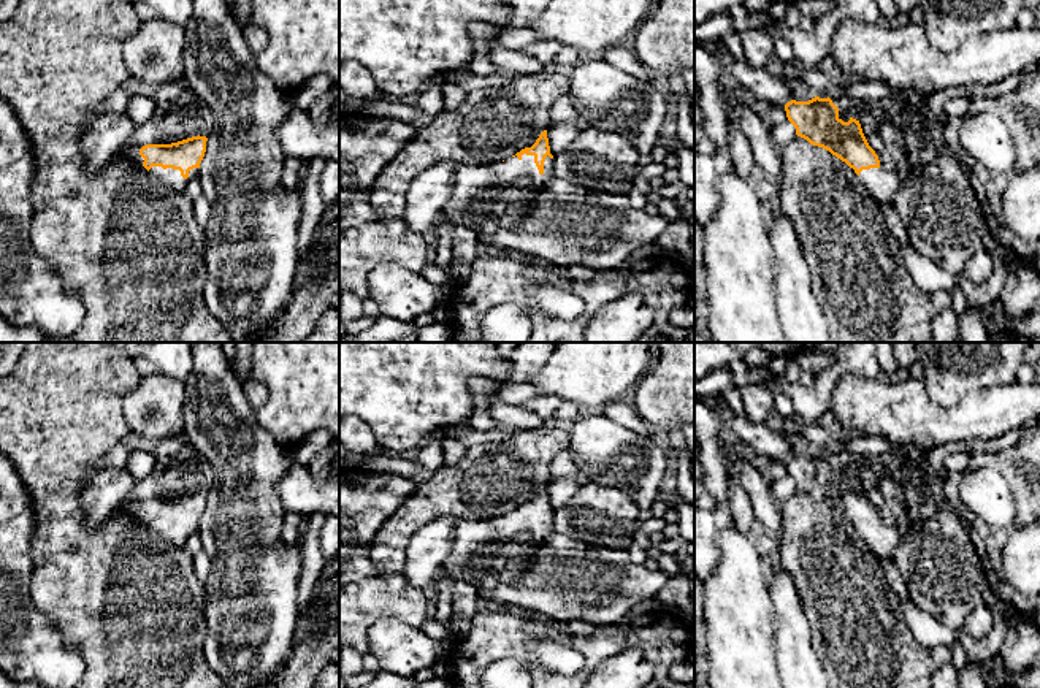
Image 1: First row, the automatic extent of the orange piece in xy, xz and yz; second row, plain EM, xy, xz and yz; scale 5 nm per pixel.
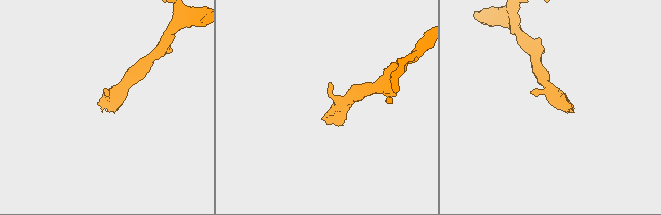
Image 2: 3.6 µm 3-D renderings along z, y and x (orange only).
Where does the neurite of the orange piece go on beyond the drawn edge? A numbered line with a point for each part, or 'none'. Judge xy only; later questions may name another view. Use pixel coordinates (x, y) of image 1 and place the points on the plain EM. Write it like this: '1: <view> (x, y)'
1: xy (189, 471)

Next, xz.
1: xz (489, 554)

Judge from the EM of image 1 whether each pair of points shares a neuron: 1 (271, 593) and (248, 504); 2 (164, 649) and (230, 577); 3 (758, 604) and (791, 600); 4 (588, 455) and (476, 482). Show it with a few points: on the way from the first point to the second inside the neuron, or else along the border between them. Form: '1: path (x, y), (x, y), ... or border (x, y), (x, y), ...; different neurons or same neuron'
1: path (270, 571), (270, 546), (254, 527); same neuron
2: border (202, 582), (205, 593), (205, 642); different neurons
3: border (769, 585), (776, 617), (776, 639); different neurons
4: border (566, 431), (569, 447); different neurons

